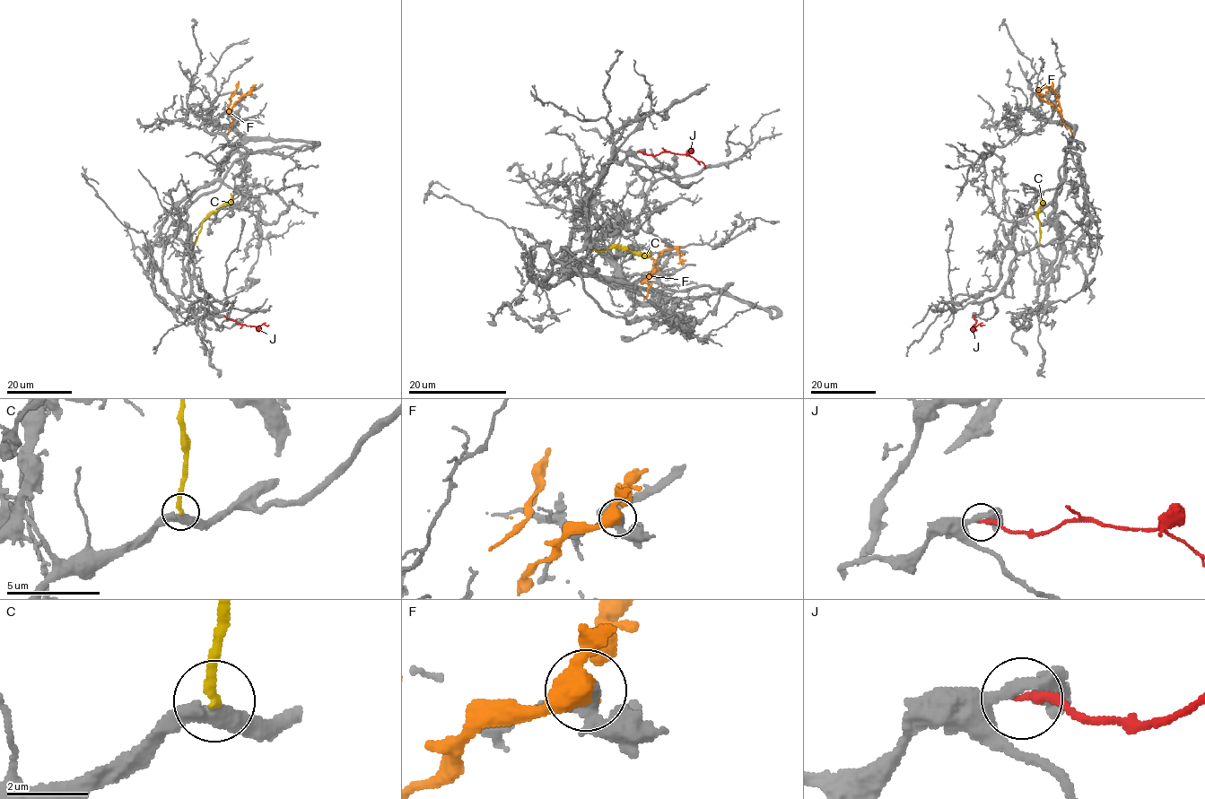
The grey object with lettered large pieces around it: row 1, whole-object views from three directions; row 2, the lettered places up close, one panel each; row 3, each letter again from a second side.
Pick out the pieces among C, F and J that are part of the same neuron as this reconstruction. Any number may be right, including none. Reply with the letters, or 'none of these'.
C

